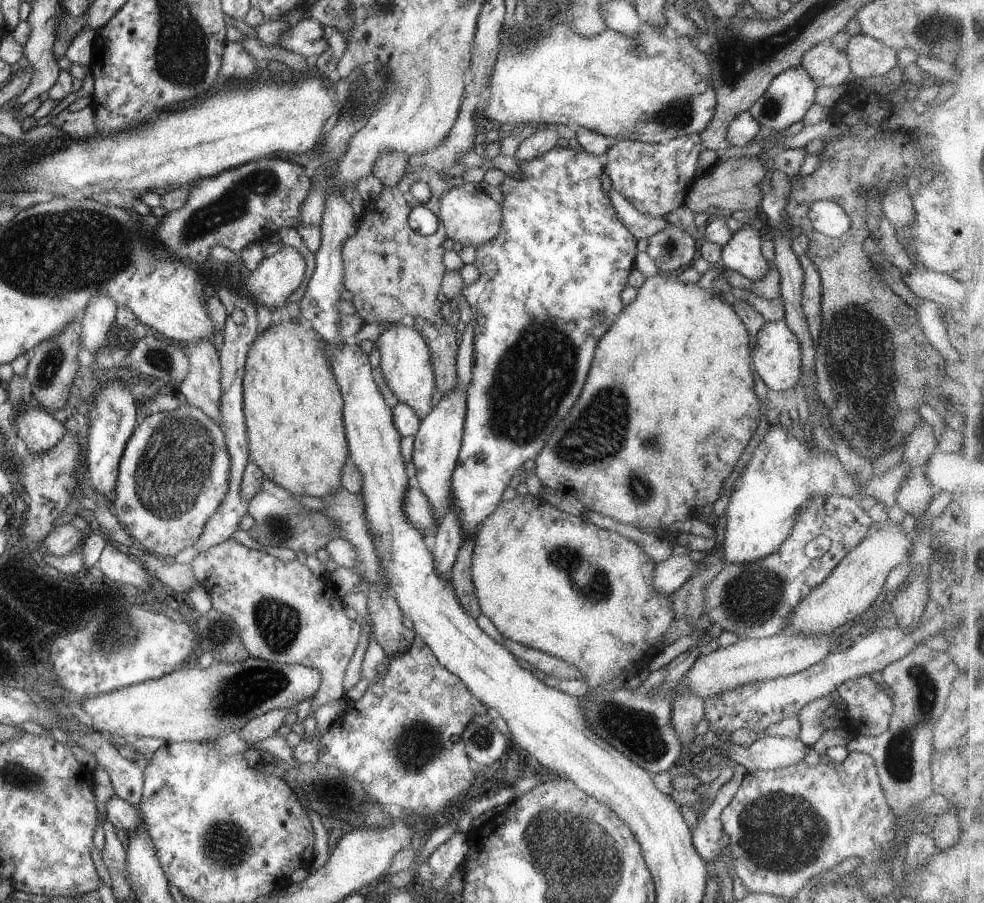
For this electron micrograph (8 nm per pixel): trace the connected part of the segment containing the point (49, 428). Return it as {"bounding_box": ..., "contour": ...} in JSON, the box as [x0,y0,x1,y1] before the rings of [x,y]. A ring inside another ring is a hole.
{"bounding_box":[14,404,70,455],"contour":[[[36,404],[26,405],[20,413],[14,416],[14,427],[17,435],[26,443],[27,450],[37,455],[55,447],[70,425],[54,419],[42,406]]]}

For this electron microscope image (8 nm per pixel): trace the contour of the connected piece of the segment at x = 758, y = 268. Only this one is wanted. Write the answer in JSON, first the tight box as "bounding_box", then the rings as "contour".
{"bounding_box":[720,224,770,281],"contour":[[[746,224],[721,246],[720,260],[724,268],[736,270],[752,281],[764,278],[770,268],[760,251],[760,231]]]}

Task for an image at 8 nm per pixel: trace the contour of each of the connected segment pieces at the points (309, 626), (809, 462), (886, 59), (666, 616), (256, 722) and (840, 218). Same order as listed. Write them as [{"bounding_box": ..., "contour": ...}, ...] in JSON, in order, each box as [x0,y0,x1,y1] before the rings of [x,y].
[{"bounding_box":[189,537,362,708],"contour":[[[232,537],[211,546],[207,551],[200,552],[189,564],[198,584],[210,594],[213,608],[234,619],[250,657],[271,663],[304,665],[318,670],[323,679],[320,692],[311,700],[312,708],[334,704],[336,700],[345,698],[346,690],[343,685],[345,670],[349,667],[354,649],[360,642],[362,628],[359,620],[348,617],[347,606],[326,574],[314,575],[308,565],[297,560],[282,561],[268,553],[250,549]]]},{"bounding_box":[722,425,911,564],"contour":[[[778,425],[770,426],[755,452],[747,452],[745,458],[748,463],[737,479],[725,509],[727,525],[722,550],[726,564],[751,563],[775,553],[790,536],[797,519],[796,510],[812,497],[842,495],[859,500],[870,495],[888,508],[894,506],[901,482],[911,471],[903,460],[881,476],[875,476],[873,472],[864,484],[843,469],[836,454],[826,456],[815,446],[809,449],[807,445],[807,441],[798,441],[794,433],[786,432]]]},{"bounding_box":[844,32,899,79],"contour":[[[862,32],[852,36],[844,52],[849,58],[852,77],[860,79],[871,76],[883,77],[899,60],[898,50]]]},{"bounding_box":[471,495,674,688],"contour":[[[516,495],[514,499],[501,501],[498,508],[490,516],[487,516],[475,532],[474,554],[471,558],[471,577],[475,586],[475,593],[479,602],[481,614],[487,616],[498,632],[506,639],[523,644],[528,648],[533,648],[556,658],[565,660],[574,665],[584,678],[590,688],[600,688],[615,680],[625,668],[631,668],[636,664],[644,664],[649,661],[649,648],[669,629],[674,618],[669,597],[659,595],[652,586],[651,576],[655,562],[644,554],[644,551],[625,536],[620,536],[617,532],[601,529],[584,518],[570,518],[563,514],[558,514],[548,501],[542,496]]]},{"bounding_box":[236,709,291,745],"contour":[[[272,709],[262,716],[253,718],[244,727],[238,729],[236,733],[244,742],[255,745],[266,740],[270,735],[274,735],[276,730],[282,726],[284,717],[291,709]]]},{"bounding_box":[810,200,852,237],"contour":[[[819,200],[811,203],[810,222],[814,230],[831,237],[841,237],[850,232],[852,220],[841,204],[831,200]]]}]

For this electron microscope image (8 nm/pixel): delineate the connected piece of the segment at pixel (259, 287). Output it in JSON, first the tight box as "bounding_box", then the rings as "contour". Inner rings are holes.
{"bounding_box":[244,244,306,308],"contour":[[[284,244],[274,255],[264,257],[260,266],[252,271],[248,280],[244,282],[244,294],[252,297],[258,305],[281,308],[290,294],[297,293],[298,286],[306,276],[304,272],[306,272],[306,261],[302,254],[296,247]]]}

